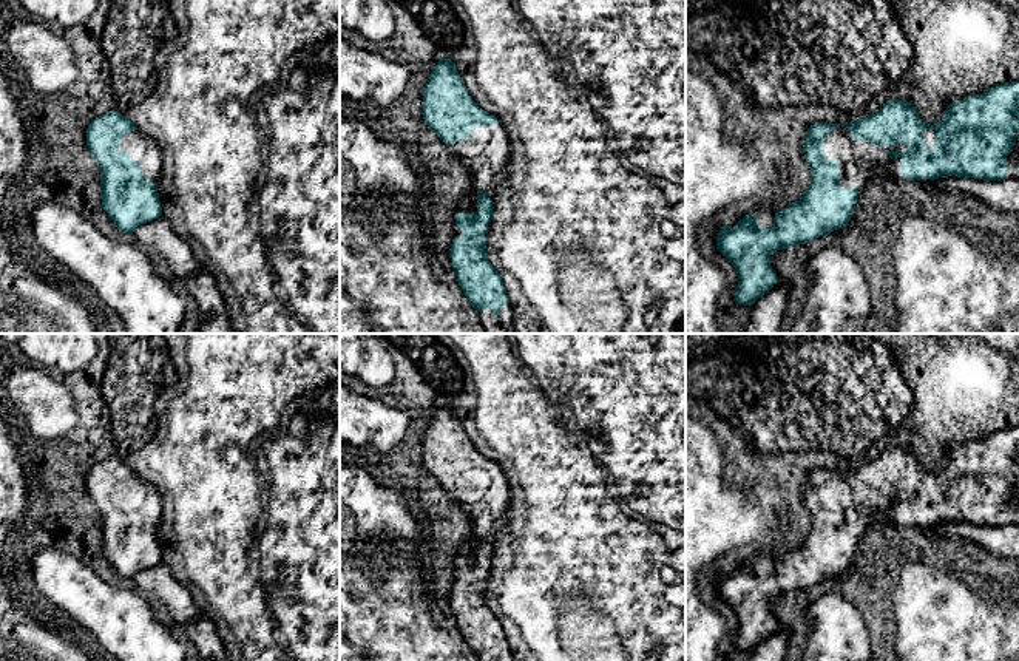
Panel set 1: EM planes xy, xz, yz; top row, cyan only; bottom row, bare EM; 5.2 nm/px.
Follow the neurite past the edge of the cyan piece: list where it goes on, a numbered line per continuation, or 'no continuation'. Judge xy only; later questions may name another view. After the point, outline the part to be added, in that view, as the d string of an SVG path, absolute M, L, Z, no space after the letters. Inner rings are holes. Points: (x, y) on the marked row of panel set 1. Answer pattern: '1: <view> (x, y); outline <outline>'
1: xy (141, 147); outline M137 127L125 134L117 148L133 158L144 171L145 182L157 182L162 170L162 156L153 137L140 131Z

